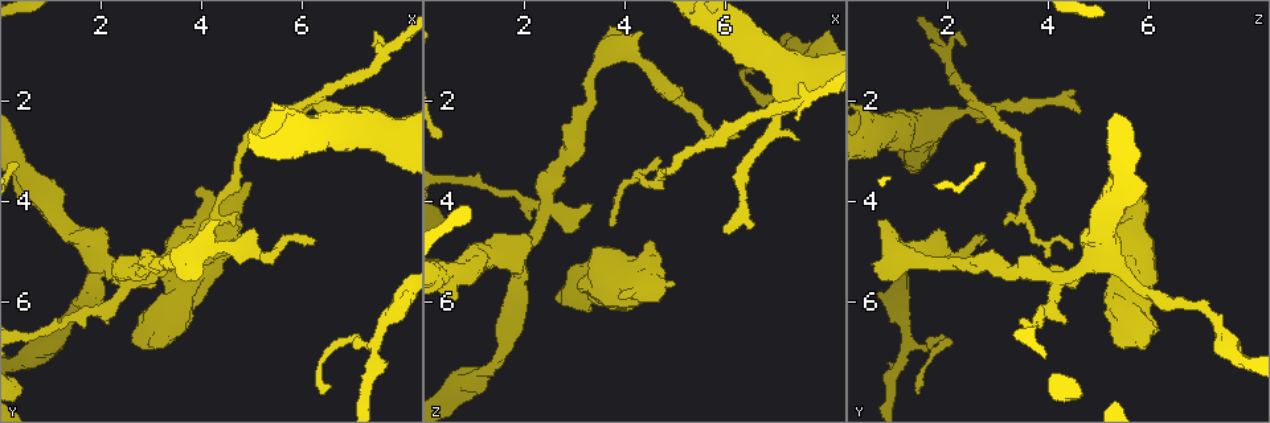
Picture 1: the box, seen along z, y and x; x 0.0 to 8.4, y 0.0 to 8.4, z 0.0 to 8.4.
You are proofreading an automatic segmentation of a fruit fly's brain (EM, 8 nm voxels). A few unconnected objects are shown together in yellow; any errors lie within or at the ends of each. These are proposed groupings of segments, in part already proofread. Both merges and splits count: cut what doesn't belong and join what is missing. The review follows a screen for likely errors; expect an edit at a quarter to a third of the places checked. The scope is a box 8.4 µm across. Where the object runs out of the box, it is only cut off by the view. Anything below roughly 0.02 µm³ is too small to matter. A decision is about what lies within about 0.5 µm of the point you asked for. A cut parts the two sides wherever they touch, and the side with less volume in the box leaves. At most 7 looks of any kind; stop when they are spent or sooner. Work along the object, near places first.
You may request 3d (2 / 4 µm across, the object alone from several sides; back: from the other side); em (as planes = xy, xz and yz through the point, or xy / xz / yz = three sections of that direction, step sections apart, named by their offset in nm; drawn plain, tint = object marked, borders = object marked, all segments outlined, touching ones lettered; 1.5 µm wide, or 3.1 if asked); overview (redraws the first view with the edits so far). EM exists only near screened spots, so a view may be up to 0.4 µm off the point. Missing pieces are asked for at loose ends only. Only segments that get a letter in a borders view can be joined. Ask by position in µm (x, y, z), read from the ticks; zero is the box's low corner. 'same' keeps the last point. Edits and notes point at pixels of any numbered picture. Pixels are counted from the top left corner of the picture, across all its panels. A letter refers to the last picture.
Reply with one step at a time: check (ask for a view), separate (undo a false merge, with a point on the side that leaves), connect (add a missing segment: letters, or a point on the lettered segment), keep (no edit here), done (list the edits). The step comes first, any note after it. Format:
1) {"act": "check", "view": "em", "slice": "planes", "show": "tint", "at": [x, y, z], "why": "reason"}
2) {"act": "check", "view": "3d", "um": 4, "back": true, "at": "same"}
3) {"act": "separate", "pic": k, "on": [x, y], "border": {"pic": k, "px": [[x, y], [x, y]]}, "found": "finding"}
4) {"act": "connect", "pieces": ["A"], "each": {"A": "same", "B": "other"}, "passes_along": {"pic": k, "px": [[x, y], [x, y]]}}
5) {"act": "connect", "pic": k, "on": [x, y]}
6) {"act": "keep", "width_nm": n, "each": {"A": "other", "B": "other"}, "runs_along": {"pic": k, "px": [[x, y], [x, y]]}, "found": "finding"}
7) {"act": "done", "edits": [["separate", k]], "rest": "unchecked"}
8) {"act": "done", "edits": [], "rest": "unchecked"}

{"act": "check", "view": "em", "slice": "planes", "show": "plain", "at": [2.40, 5.55, 4.20], "why": "abrupt turn"}

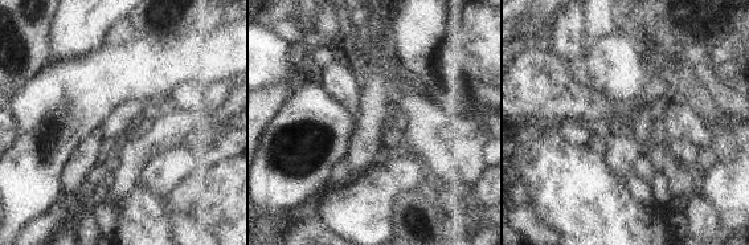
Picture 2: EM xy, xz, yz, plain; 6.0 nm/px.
{"act": "check", "view": "em", "slice": "planes", "show": "borders", "at": "same", "why": "see the neighbours"}

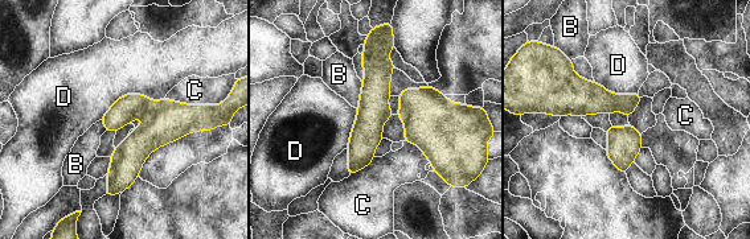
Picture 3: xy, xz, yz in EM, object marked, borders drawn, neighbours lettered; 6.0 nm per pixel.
{"act": "separate", "pic": 3, "on": [167, 120], "longest_contact_nm": ["D", 420], "each": {"B": "other", "C": "other", "D": "other"}, "border": {"pic": 3, "px": [[154, 102], [144, 115]]}, "found": "a second neuron is stuck on"}

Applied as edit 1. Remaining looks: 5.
{"act": "check", "view": "overview"}

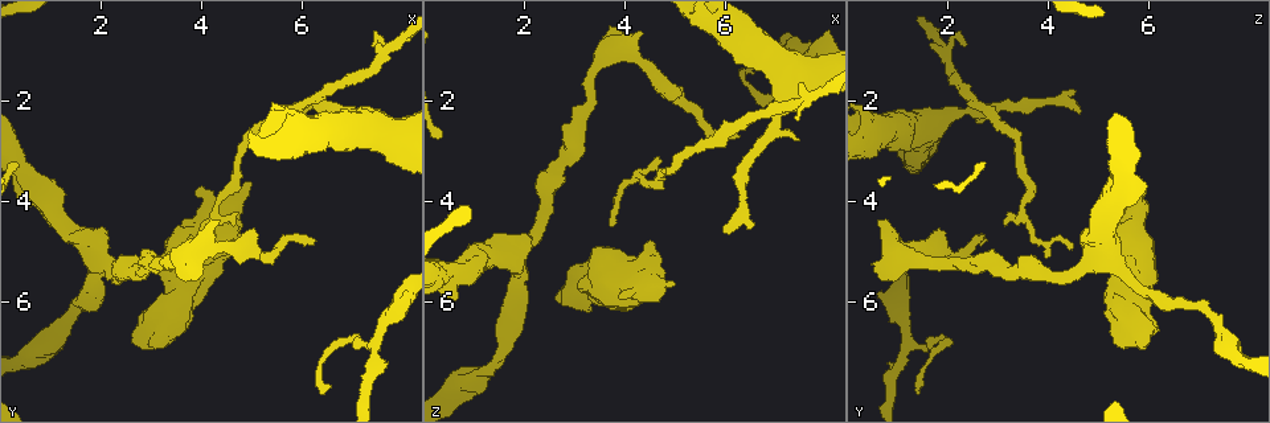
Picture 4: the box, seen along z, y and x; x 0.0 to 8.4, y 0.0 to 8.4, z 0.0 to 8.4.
{"act": "check", "view": "3d", "um": 4, "at": [4.90, 3.60, 5.55], "why": "stops while still wide"}

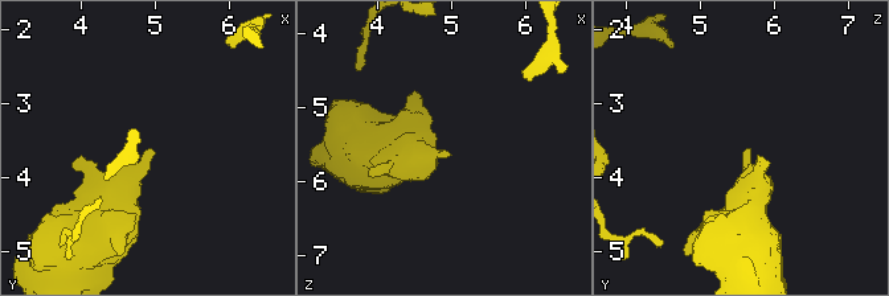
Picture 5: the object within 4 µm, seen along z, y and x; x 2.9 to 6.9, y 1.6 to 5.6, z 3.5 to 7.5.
{"act": "check", "view": "em", "slice": "planes", "show": "plain", "at": [4.90, 3.60, 5.60]}

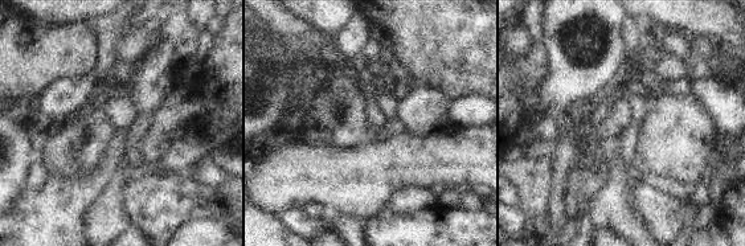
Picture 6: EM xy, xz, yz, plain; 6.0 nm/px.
{"act": "check", "view": "em", "slice": "planes", "show": "borders", "at": "same", "why": "what lies round it"}

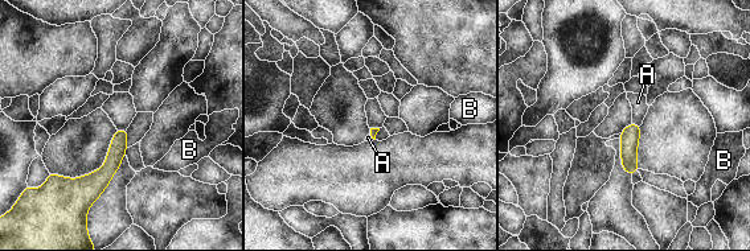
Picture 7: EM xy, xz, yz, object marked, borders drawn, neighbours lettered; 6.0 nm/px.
{"act": "connect", "pic": 7, "on": [638, 102], "longest_contact_nm": ["A", 50], "each": {"A": "same", "B": "other"}, "found": "it goes on there"}

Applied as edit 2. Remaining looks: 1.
{"act": "done", "edits": [["separate", 3], ["connect", 7]], "rest": "unchecked"}

